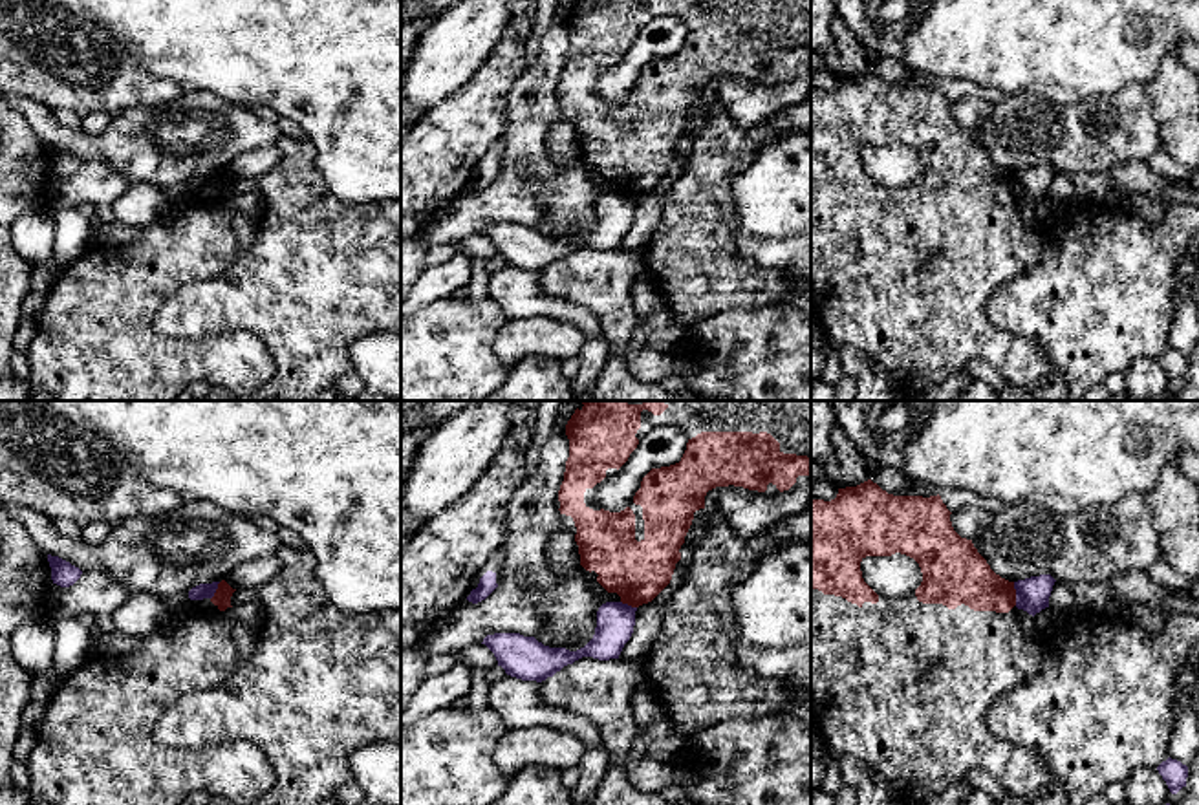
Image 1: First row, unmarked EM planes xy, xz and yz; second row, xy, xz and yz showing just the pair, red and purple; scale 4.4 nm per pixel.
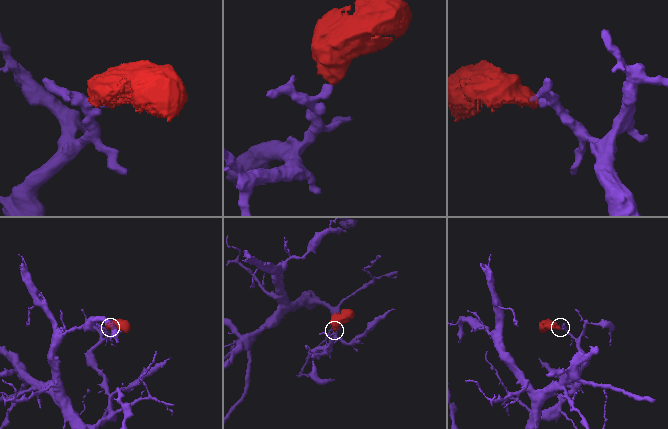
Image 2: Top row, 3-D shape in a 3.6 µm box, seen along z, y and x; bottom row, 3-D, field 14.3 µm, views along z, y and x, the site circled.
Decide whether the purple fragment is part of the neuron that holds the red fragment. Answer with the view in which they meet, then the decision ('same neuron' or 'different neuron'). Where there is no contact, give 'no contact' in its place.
yz | different neuron

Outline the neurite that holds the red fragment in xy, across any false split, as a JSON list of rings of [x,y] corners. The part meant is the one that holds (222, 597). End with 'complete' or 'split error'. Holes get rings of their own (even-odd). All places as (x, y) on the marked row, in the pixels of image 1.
[[[221,580],[212,598],[189,600],[187,607],[167,617],[130,653],[90,653],[68,677],[57,681],[26,761],[31,800],[46,805],[179,805],[194,790],[207,790],[234,805],[251,805],[273,789],[273,767],[254,743],[223,741],[203,748],[176,748],[154,739],[156,724],[170,706],[189,693],[220,686],[242,659],[231,637],[232,620],[223,615],[232,607],[234,591]]]; split error

